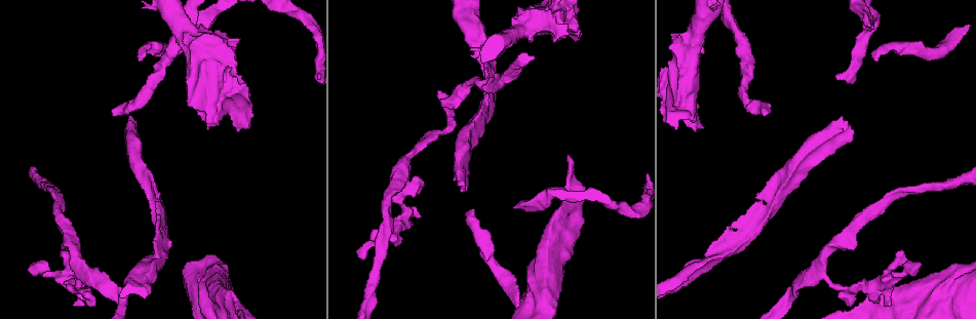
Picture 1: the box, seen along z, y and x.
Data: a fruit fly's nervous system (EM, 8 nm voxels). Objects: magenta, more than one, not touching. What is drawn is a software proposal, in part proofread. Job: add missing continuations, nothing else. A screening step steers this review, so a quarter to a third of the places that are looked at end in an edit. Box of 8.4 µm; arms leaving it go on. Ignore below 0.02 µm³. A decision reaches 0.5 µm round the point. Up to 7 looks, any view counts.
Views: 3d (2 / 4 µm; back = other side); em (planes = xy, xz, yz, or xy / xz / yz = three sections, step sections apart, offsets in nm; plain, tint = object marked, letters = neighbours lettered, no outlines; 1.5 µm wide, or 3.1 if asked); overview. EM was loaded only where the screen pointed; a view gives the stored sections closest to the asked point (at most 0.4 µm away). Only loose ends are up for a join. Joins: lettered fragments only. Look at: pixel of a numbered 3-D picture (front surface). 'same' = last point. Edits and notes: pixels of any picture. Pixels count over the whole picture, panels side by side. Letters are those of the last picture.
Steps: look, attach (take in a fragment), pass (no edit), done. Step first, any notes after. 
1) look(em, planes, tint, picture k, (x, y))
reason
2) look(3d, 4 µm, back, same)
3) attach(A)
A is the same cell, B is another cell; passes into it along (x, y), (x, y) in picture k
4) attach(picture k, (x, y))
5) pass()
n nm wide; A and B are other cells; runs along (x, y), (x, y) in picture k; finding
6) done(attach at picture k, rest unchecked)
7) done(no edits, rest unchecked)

look(3d, 4 µm, back, picture 1, (851, 127))
free end

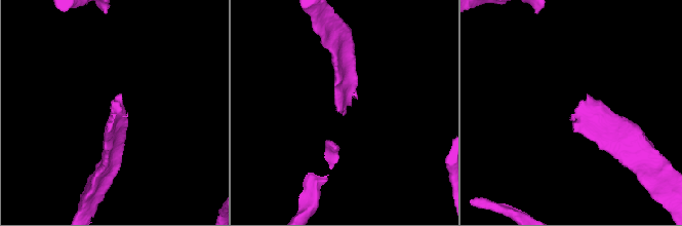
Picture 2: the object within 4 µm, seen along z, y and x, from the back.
look(em, planes, letters, picture 2, (574, 115))

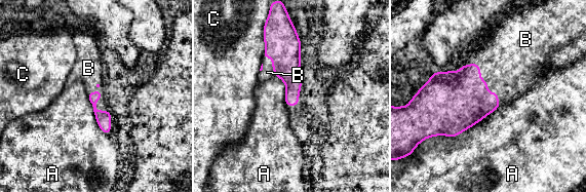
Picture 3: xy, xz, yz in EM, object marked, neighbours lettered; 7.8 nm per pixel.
attach(B)
B is the same cell, A and C are other cells; it goes on there

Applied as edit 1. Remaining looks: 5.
look(em, planes, letters, picture 1, (768, 111))
free end

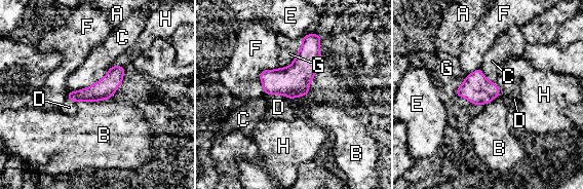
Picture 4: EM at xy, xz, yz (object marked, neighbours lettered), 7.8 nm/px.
attach(D)
160 nm wide; D is the same cell, A, B, C, E, F, G and H are other cells; passes into it along (293, 81), (277, 93), (278, 107) in picture 4; the cell continues

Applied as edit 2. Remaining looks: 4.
look(3d, 2 µm, picture 1, (870, 26))
an open end

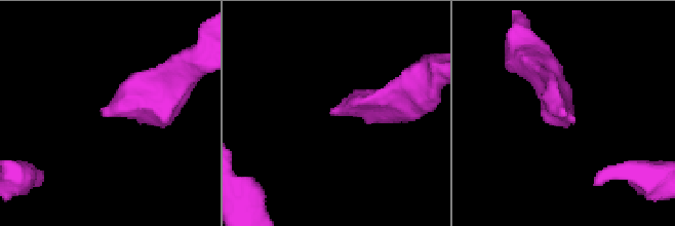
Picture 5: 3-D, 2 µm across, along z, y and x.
look(em, planes, plain, picture 5, (331, 114))
shape alone is not enough

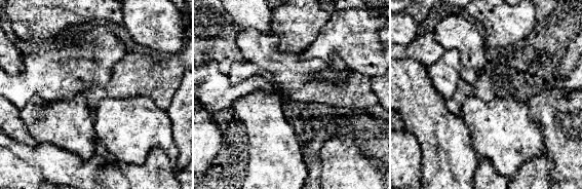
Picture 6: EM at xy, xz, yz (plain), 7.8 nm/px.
look(em, planes, letters, same)
see the neighbours

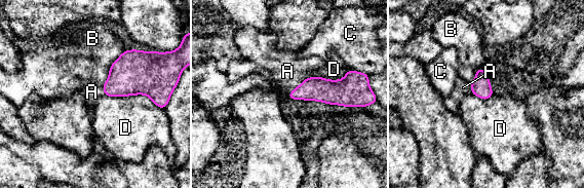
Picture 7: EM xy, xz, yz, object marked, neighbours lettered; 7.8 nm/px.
attach(A)
A is the same cell, B, C and D are other cells; passes into it along (313, 88), (300, 84), (287, 71) in picture 7; the cell continues

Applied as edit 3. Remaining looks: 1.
done(attach at picture 3, attach at picture 4, attach at picture 7, rest unchecked)

